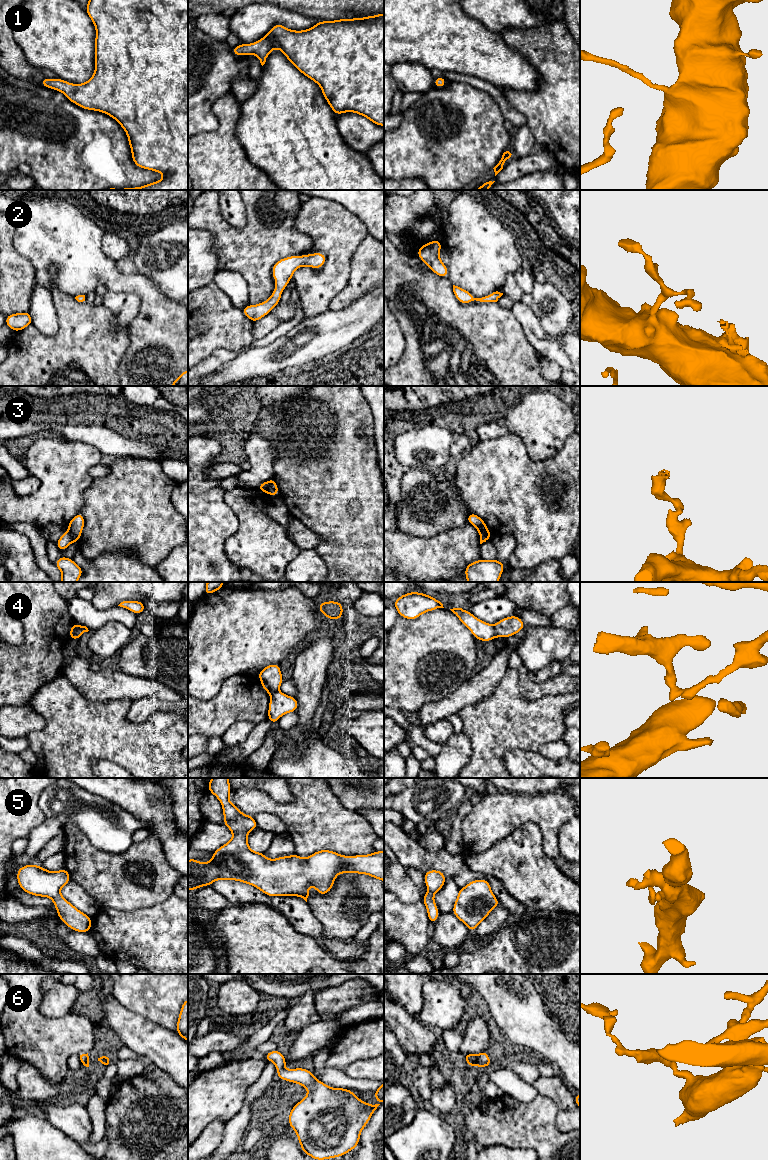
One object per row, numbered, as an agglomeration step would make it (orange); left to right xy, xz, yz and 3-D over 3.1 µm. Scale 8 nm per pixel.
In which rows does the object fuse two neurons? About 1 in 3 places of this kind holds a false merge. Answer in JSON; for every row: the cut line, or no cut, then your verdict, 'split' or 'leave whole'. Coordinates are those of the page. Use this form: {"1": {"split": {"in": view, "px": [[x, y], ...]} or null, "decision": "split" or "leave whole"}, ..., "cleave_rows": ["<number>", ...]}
{"1": {"split": null, "decision": "leave whole"}, "2": {"split": null, "decision": "leave whole"}, "3": {"split": {"in": "xz", "px": [[265, 482], [268, 493]]}, "decision": "split"}, "4": {"split": {"in": "yz", "px": [[493, 625], [497, 636]]}, "decision": "split"}, "5": {"split": null, "decision": "leave whole"}, "6": {"split": null, "decision": "leave whole"}, "cleave_rows": ["3", "4"]}

